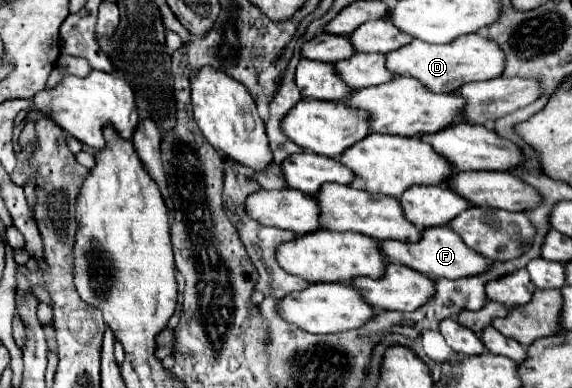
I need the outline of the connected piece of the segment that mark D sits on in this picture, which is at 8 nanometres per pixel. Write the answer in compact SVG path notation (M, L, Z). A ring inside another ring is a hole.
M471 33L457 37L449 45L433 45L413 39L411 45L403 45L403 49L395 49L395 53L385 55L385 65L393 75L413 77L433 93L451 93L463 83L487 81L499 77L503 73L505 57L491 39Z

